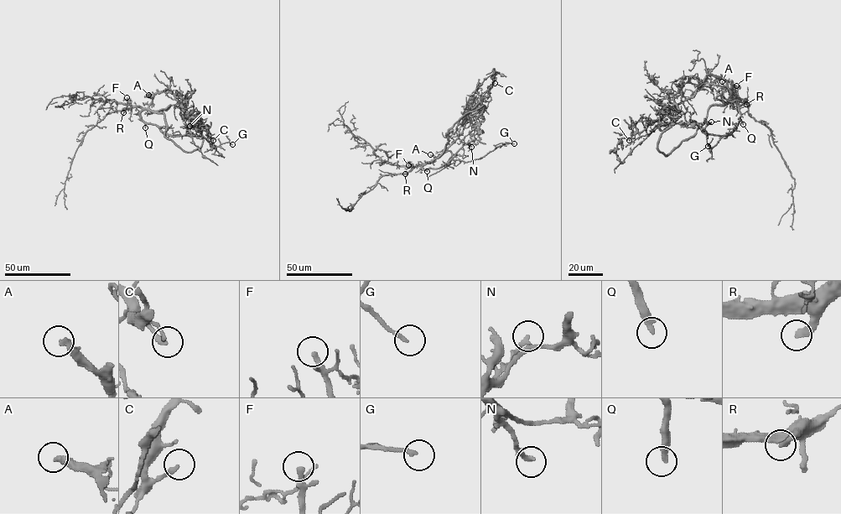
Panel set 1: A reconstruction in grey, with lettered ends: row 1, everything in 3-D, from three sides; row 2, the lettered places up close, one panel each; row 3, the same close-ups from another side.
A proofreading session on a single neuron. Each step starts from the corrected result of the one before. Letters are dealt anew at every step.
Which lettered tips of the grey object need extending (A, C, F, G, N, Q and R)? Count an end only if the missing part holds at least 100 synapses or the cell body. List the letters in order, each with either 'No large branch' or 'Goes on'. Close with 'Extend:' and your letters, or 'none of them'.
A: No large branch
C: No large branch
F: No large branch
G: No large branch
N: No large branch
Q: Goes on
R: Goes on
Extend: Q, R

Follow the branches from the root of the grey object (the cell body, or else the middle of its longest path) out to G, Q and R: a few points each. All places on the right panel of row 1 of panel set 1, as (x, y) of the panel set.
G: (734, 99), (740, 113), (739, 124), (728, 134), (731, 134), (723, 136), (711, 148), (707, 142), (708, 146)
Q: (734, 99), (743, 124)
R: (734, 99), (741, 98), (746, 104)

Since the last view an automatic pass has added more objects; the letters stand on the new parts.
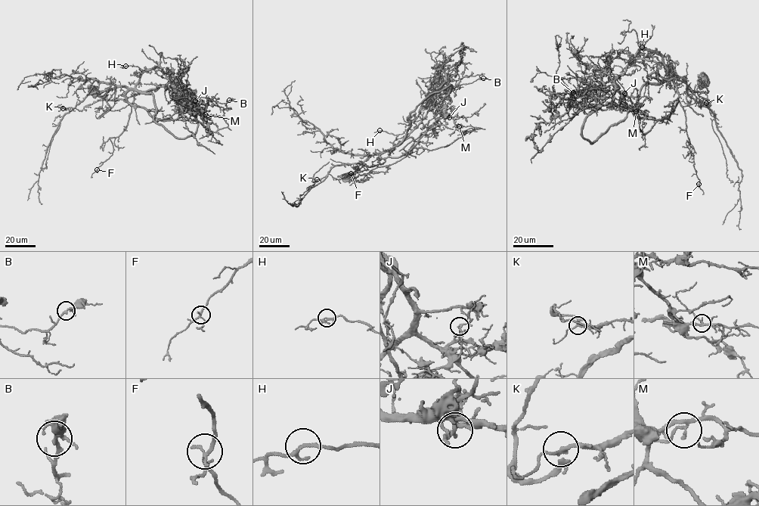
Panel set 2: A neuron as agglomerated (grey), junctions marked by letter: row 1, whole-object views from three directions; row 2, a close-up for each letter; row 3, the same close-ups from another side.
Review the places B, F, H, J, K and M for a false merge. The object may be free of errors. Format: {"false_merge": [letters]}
{"false_merge": ["J"]}

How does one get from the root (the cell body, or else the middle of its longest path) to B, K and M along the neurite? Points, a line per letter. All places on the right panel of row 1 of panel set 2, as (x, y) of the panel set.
B: (704, 79), (707, 92), (651, 75), (661, 81), (663, 58), (640, 49), (601, 88), (573, 92)
K: (704, 79), (707, 92), (651, 75), (661, 81), (680, 76), (687, 94), (706, 103)
M: (704, 79), (707, 92), (652, 72), (675, 83), (677, 104), (660, 119), (646, 119), (621, 102), (636, 111)

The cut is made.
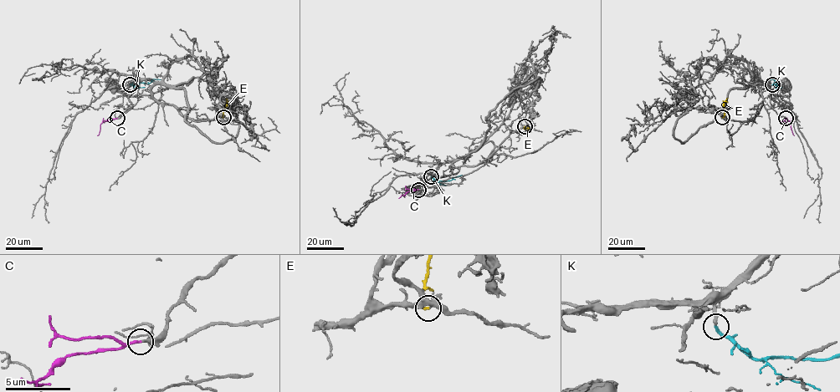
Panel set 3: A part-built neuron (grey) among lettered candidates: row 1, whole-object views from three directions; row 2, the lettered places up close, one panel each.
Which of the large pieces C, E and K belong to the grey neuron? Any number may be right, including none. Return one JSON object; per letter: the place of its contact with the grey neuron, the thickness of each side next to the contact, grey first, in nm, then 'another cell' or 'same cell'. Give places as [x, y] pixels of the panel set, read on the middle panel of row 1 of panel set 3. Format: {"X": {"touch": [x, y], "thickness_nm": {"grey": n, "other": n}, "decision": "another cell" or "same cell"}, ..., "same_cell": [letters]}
{"C": {"touch": [418, 190], "thickness_nm": {"grey": 360, "other": 200}, "decision": "same cell"}, "E": {"touch": [524, 126], "thickness_nm": {"grey": 320, "other": 170}, "decision": "another cell"}, "K": {"touch": [431, 176], "thickness_nm": {"grey": 240, "other": 240}, "decision": "same cell"}, "same_cell": ["C", "K"]}

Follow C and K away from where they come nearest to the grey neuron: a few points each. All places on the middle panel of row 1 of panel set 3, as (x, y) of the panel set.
C: (418, 190), (409, 190), (398, 198)
K: (431, 176), (437, 181), (447, 181), (462, 175)

